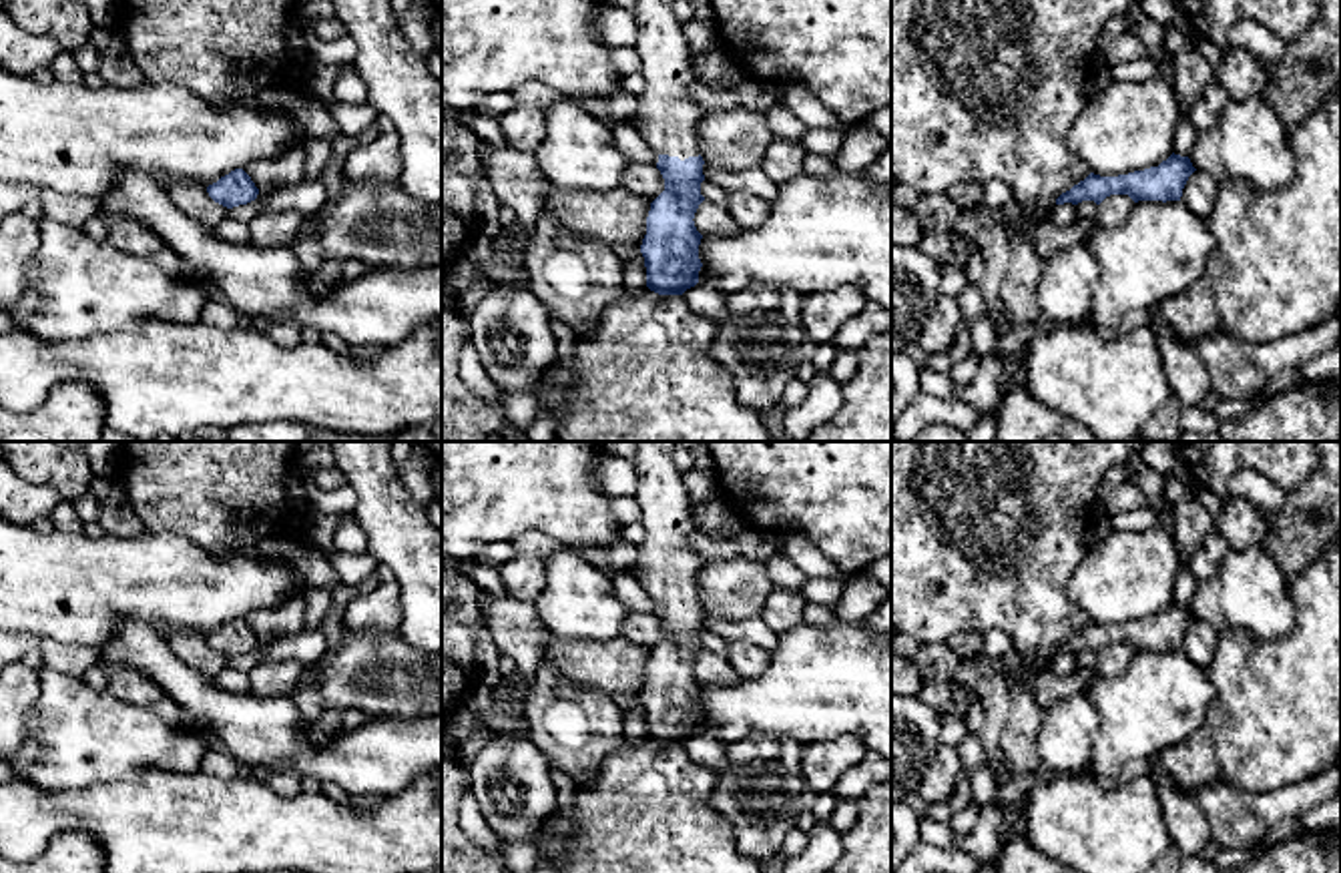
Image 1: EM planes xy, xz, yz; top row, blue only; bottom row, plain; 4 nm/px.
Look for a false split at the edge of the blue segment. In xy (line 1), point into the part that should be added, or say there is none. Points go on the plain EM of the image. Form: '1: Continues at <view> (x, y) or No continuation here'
1: No continuation here

